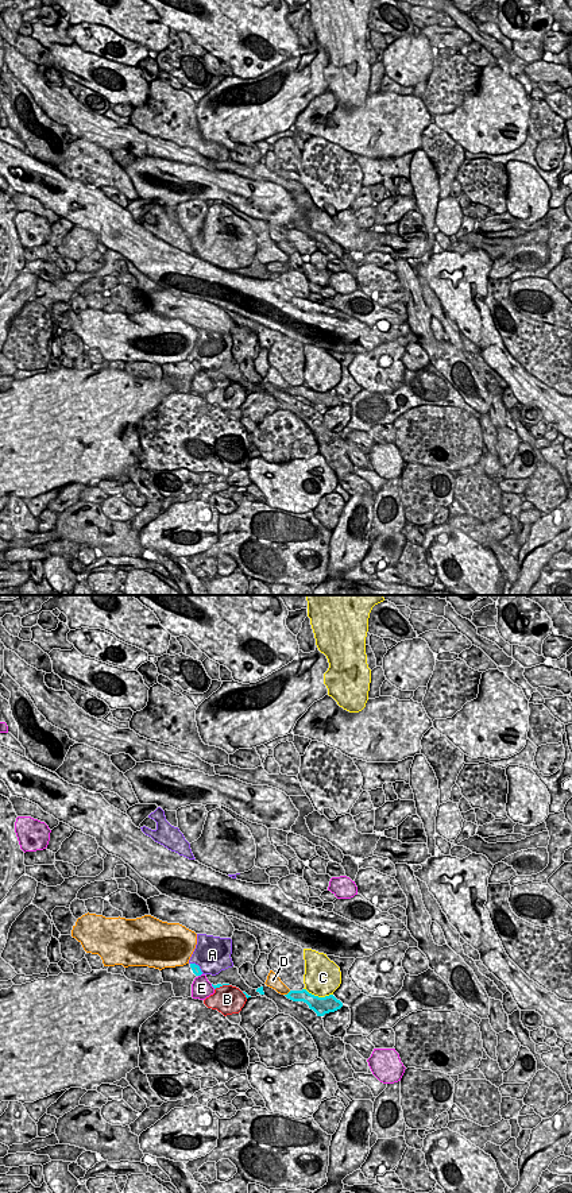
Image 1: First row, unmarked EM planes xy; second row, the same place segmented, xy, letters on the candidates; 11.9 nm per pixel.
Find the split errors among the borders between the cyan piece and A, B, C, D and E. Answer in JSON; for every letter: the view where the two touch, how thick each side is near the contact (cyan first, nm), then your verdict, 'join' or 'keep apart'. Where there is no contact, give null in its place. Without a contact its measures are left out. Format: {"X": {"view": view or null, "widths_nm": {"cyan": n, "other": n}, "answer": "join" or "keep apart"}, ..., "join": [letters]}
{"A": {"view": "xy", "widths_nm": {"cyan": 100, "other": 440}, "answer": "keep apart"}, "B": {"view": "xy", "widths_nm": {"cyan": 50, "other": 340}, "answer": "keep apart"}, "C": {"view": "xy", "widths_nm": {"cyan": 220, "other": 440}, "answer": "keep apart"}, "D": {"view": "xy", "widths_nm": {"cyan": 140, "other": 160}, "answer": "keep apart"}, "E": {"view": "xy", "widths_nm": {"cyan": 50, "other": 240}, "answer": "keep apart"}, "join": []}

